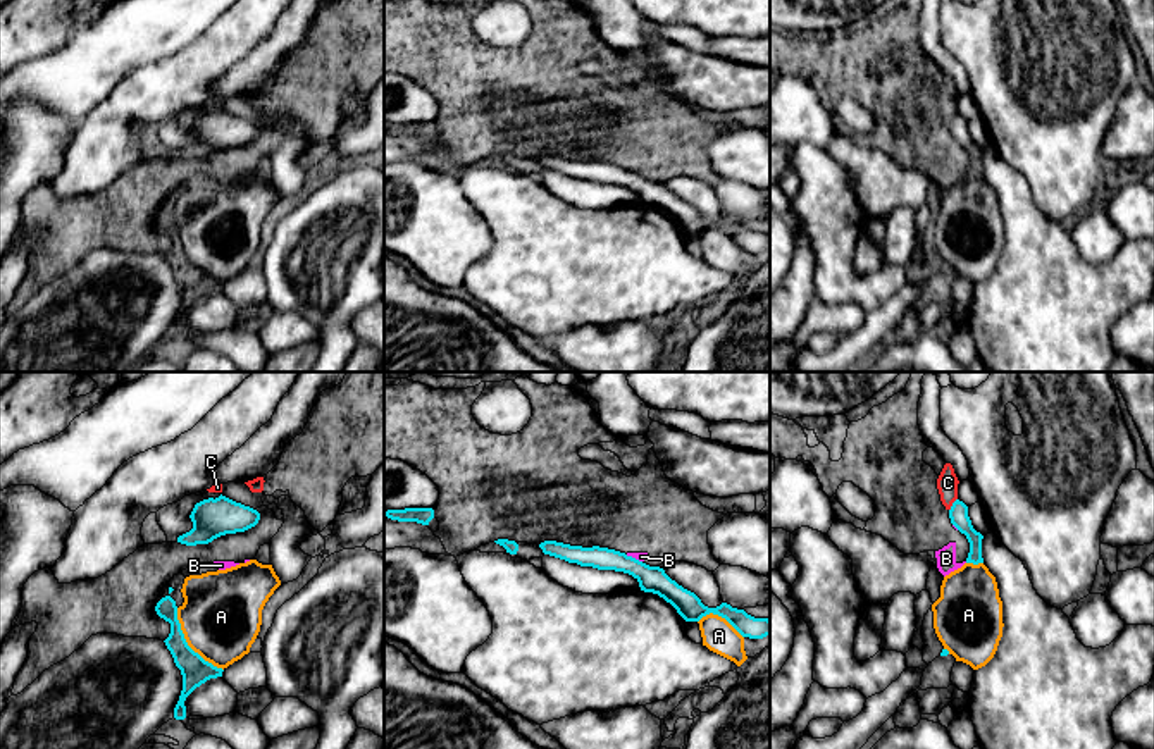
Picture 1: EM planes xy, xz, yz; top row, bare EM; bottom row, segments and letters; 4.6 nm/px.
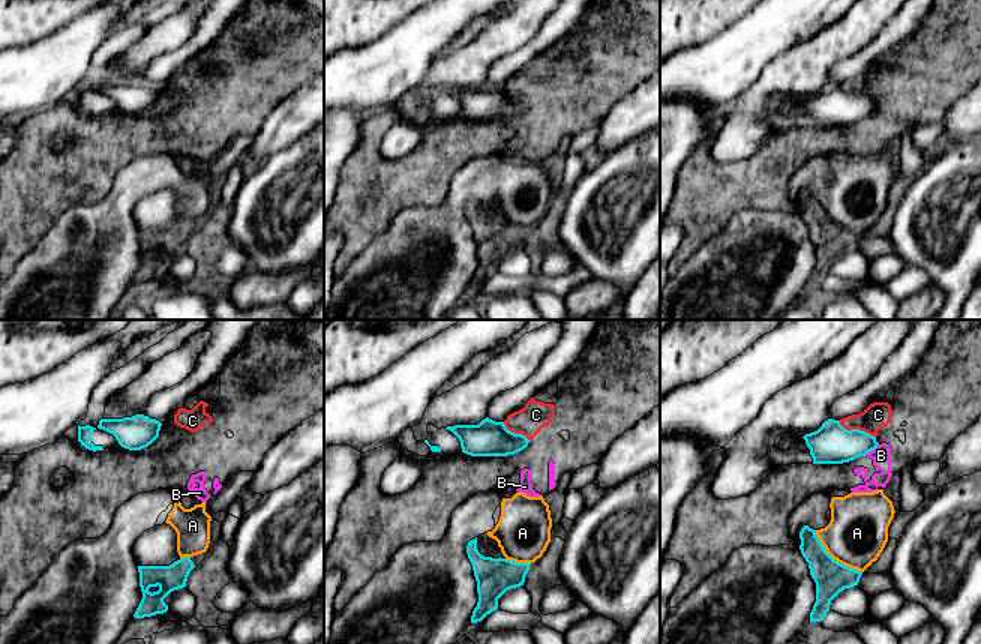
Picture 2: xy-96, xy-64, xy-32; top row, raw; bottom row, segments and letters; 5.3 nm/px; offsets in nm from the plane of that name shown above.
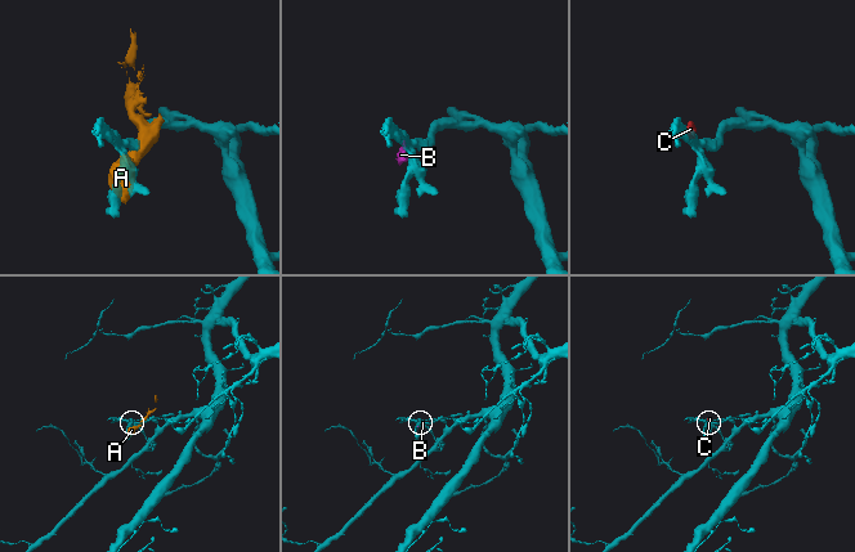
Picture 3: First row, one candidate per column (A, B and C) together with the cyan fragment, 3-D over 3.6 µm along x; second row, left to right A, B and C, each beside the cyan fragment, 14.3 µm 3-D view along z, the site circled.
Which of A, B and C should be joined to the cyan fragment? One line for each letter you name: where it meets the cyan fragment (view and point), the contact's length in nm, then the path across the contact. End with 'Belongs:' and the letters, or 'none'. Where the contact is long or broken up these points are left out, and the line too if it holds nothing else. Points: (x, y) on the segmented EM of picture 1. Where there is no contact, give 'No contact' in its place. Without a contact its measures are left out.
Belongs: none

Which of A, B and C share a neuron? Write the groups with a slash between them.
A / B C

